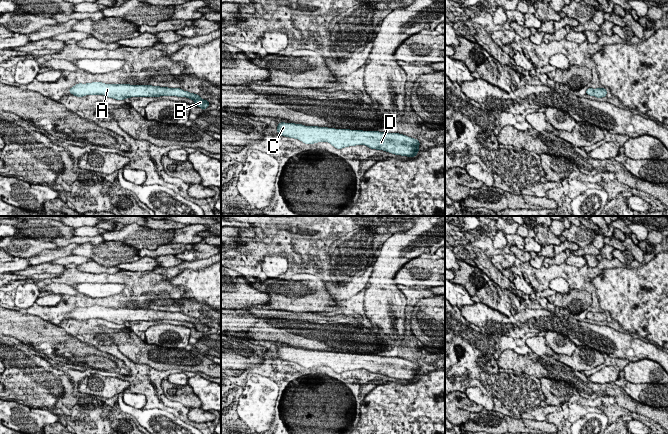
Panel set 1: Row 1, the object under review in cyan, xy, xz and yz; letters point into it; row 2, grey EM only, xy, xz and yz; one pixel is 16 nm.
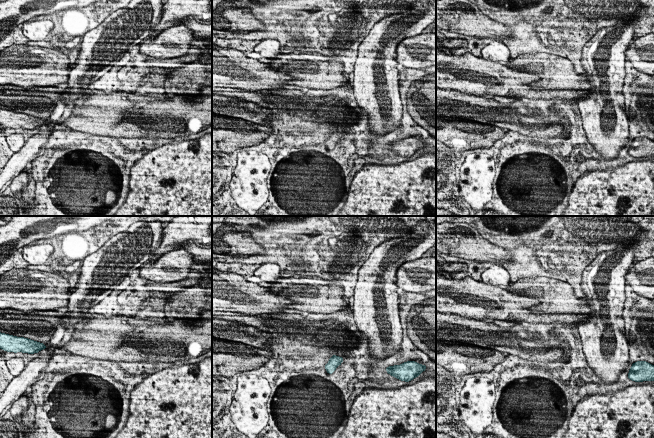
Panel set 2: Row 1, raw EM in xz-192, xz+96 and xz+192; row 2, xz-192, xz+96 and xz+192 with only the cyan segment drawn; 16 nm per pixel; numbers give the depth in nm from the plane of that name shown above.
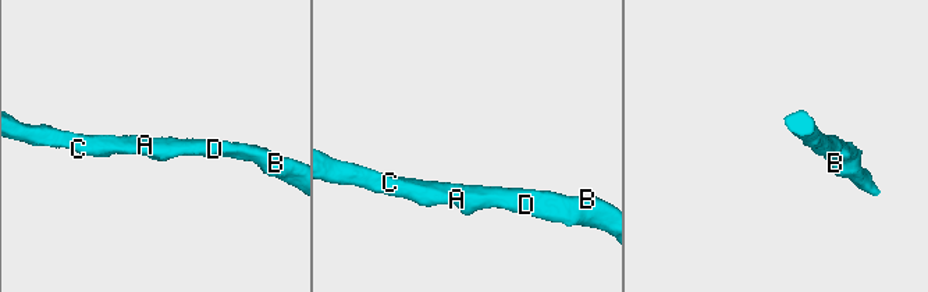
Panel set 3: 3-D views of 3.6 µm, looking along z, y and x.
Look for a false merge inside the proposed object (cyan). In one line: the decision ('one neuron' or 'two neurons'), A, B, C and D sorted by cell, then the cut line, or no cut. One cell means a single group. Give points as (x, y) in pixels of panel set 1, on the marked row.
one neuron; groups A B C D; cut none

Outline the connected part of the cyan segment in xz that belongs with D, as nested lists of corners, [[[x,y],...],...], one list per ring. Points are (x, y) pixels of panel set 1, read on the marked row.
[[[280,122],[276,129],[279,135],[298,139],[305,144],[328,142],[336,149],[365,145],[371,149],[407,157],[415,157],[420,150],[417,139],[399,133],[335,129],[285,122]]]

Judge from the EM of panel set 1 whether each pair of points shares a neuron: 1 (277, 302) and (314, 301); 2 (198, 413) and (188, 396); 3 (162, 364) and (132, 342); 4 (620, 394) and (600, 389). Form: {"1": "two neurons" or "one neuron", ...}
{"1": "one neuron", "2": "two neurons", "3": "one neuron", "4": "one neuron"}

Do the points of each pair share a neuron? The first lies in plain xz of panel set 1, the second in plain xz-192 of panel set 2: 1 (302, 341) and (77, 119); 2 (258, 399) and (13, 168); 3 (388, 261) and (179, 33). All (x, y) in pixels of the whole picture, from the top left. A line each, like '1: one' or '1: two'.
1: one
2: two
3: two

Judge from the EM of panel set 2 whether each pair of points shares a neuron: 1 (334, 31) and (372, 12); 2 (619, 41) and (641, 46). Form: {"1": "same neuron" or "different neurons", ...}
{"1": "same neuron", "2": "different neurons"}

